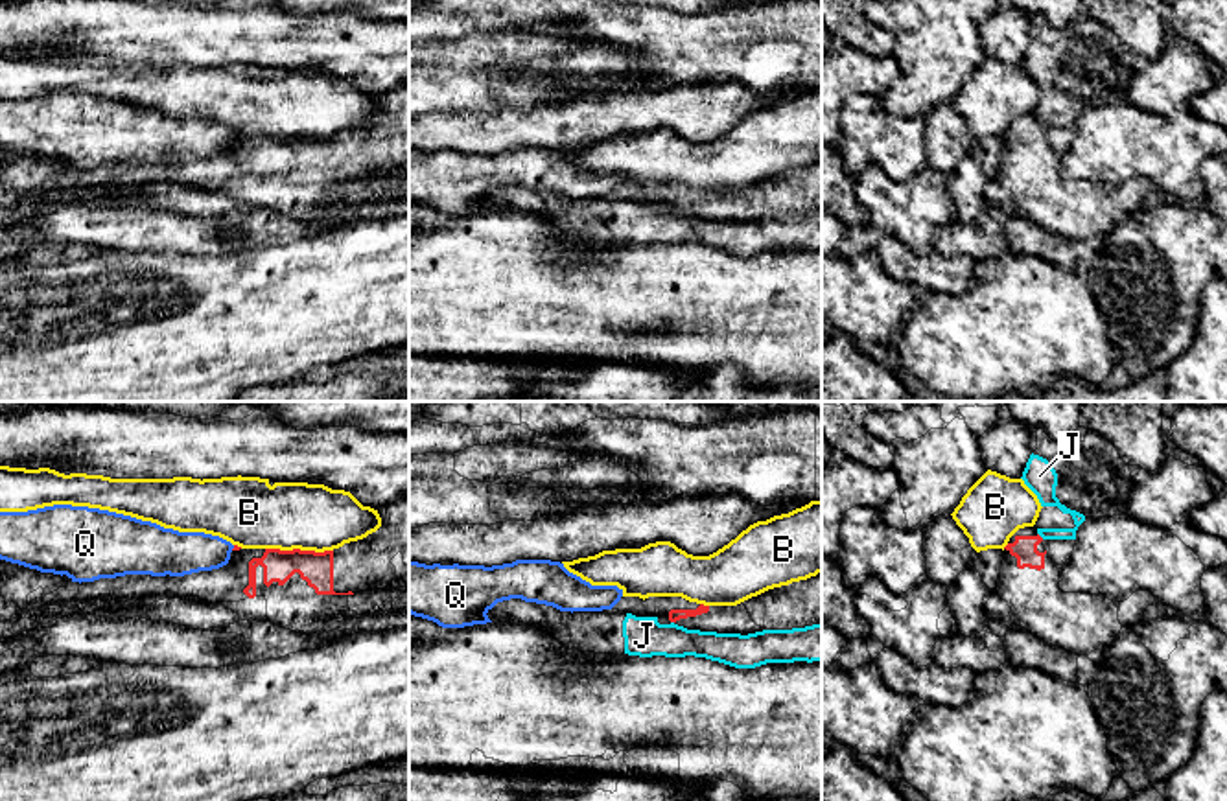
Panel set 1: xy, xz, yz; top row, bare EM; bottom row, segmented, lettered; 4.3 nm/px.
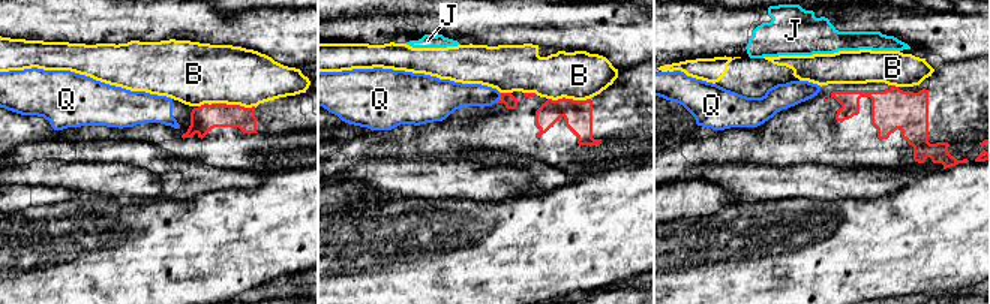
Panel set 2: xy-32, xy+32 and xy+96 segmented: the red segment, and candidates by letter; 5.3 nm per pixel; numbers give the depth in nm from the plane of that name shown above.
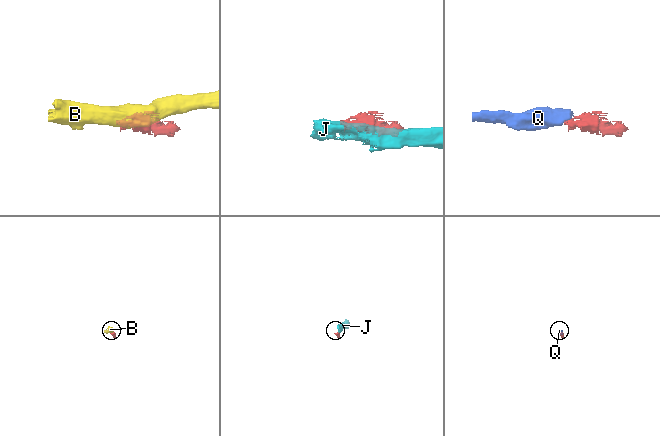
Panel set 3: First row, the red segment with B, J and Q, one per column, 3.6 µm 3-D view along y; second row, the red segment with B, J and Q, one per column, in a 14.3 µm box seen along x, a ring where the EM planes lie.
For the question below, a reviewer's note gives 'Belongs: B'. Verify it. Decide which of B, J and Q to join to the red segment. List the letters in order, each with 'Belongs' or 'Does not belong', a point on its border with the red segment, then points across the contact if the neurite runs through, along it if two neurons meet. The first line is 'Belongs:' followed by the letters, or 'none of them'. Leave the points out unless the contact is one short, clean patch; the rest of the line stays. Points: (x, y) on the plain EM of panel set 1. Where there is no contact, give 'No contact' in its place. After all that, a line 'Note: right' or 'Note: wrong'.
Belongs: none of them
B: Does not belong. Touches red at xy (299, 137)
J: Does not belong. Touches red at yz (1040, 124)
Q: Does not belong. Touches red at xy (234, 135). Boundary: xy (234, 133), (231, 137)
Note: wrong

